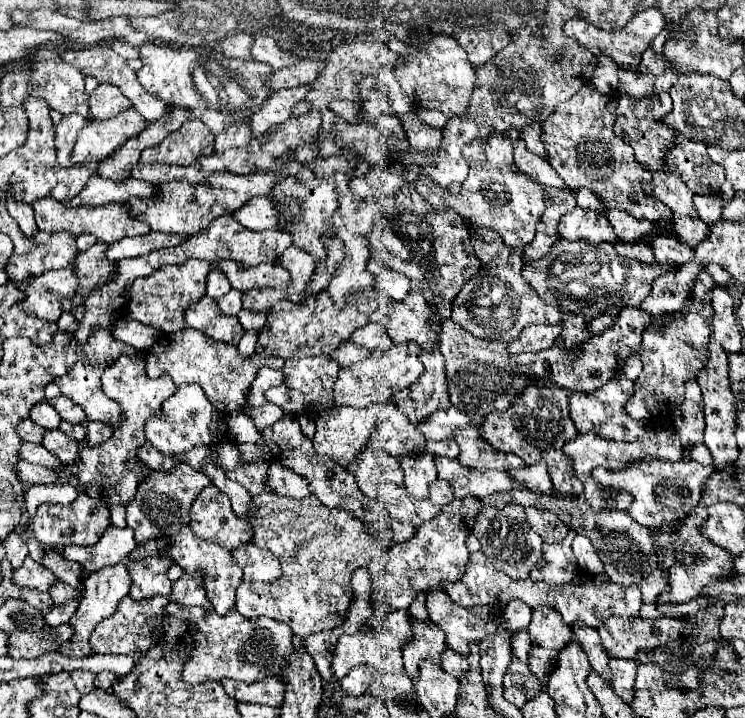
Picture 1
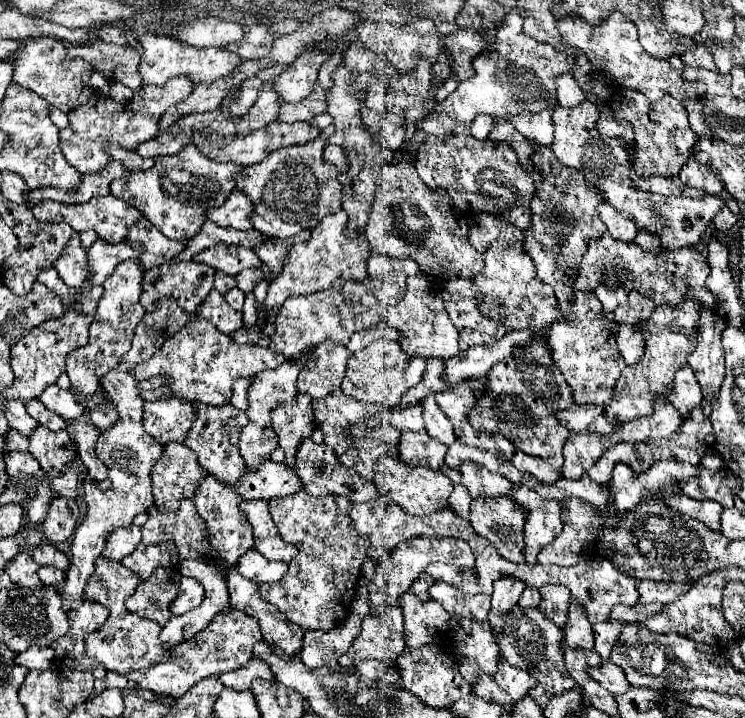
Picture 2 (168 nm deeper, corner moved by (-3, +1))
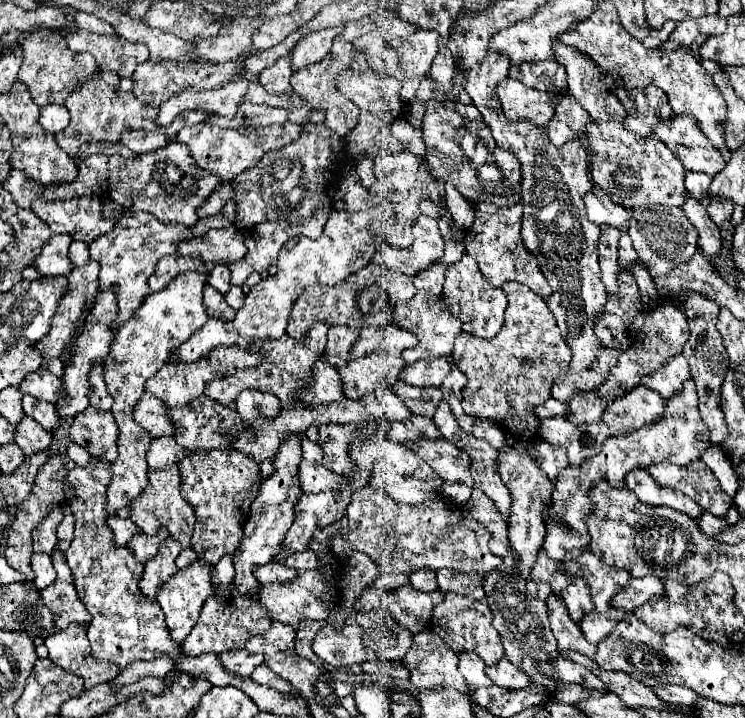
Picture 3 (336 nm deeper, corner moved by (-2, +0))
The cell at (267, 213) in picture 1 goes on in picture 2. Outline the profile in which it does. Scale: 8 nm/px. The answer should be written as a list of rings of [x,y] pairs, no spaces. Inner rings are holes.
[[[241,189],[233,191],[233,195],[229,195],[229,199],[221,207],[217,207],[217,211],[209,211],[209,219],[213,223],[241,231],[253,229],[251,215],[253,215],[253,203]]]

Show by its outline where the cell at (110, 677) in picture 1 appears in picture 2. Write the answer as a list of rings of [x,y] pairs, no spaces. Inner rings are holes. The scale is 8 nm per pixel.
[[[227,607],[221,615],[215,615],[213,621],[209,623],[209,627],[199,631],[193,639],[169,649],[167,657],[161,663],[155,663],[141,671],[129,671],[125,675],[107,671],[105,679],[95,679],[95,693],[115,687],[115,689],[123,689],[123,691],[149,689],[157,695],[179,697],[187,689],[191,689],[197,681],[201,681],[209,675],[221,675],[227,671],[235,671],[235,669],[245,667],[249,661],[257,659],[257,655],[253,653],[253,645],[257,641],[261,641],[261,631],[259,631],[257,619],[251,619],[243,611],[235,611],[233,607]]]

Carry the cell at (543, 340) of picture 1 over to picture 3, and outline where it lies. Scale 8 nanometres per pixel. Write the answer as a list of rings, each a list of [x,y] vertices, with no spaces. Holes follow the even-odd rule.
[[[432,358],[432,360],[418,360],[414,364],[406,364],[404,372],[400,372],[400,380],[410,386],[440,386],[442,380],[450,372],[448,358]]]

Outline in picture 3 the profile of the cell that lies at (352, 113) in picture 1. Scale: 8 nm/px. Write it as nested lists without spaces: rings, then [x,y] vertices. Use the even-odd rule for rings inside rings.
[[[342,36],[334,38],[334,44],[332,44],[332,50],[328,56],[324,56],[324,60],[314,64],[308,64],[300,70],[296,70],[292,74],[292,88],[294,92],[298,92],[298,96],[302,96],[310,108],[322,108],[326,112],[326,126],[336,132],[338,136],[344,136],[348,134],[356,120],[358,120],[358,108],[346,98],[346,96],[340,96],[340,92],[336,92],[336,74],[340,74],[342,70],[348,70],[352,66],[352,62],[356,60],[356,52],[354,52],[354,46],[352,42],[344,40]]]

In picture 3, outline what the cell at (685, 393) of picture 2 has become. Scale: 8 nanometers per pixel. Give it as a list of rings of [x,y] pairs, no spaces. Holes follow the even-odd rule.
[[[678,354],[678,356],[670,358],[658,372],[642,376],[640,384],[656,390],[656,392],[660,392],[660,396],[668,398],[668,396],[674,396],[676,392],[680,392],[682,382],[688,378],[690,378],[688,362],[684,360],[682,354]]]

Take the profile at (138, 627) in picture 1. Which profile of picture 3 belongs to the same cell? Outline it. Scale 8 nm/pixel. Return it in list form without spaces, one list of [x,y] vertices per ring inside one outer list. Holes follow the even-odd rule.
[[[168,536],[162,542],[158,554],[152,556],[146,562],[146,570],[144,570],[144,576],[142,576],[142,592],[144,592],[144,596],[148,596],[150,600],[156,598],[154,594],[160,588],[160,584],[168,582],[168,578],[172,578],[172,574],[178,572],[174,560],[180,554],[180,550],[182,550],[182,546],[172,536]]]

